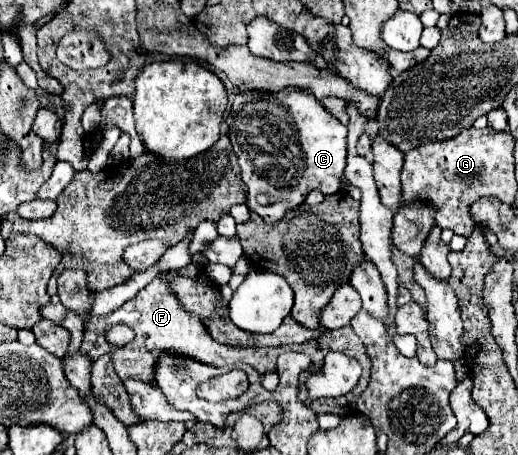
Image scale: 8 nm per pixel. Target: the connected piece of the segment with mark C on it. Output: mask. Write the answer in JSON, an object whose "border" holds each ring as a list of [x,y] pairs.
{"border":[[[294,88],[276,94],[256,90],[240,92],[232,102],[226,128],[232,148],[238,156],[242,180],[246,184],[246,204],[252,212],[260,214],[266,224],[280,222],[282,216],[288,210],[300,206],[312,190],[320,190],[324,194],[336,194],[340,190],[340,178],[346,168],[348,128],[330,112],[326,112],[324,106],[312,96],[312,92],[300,92]]]}

